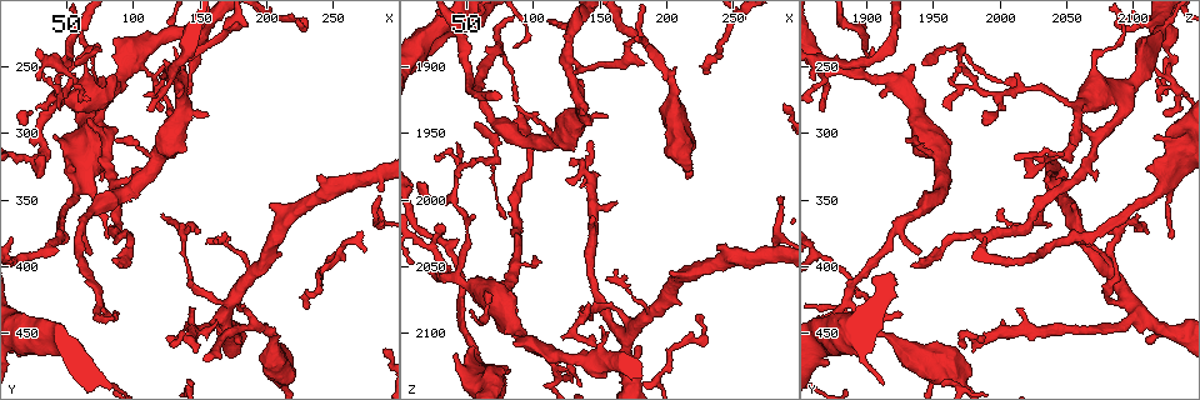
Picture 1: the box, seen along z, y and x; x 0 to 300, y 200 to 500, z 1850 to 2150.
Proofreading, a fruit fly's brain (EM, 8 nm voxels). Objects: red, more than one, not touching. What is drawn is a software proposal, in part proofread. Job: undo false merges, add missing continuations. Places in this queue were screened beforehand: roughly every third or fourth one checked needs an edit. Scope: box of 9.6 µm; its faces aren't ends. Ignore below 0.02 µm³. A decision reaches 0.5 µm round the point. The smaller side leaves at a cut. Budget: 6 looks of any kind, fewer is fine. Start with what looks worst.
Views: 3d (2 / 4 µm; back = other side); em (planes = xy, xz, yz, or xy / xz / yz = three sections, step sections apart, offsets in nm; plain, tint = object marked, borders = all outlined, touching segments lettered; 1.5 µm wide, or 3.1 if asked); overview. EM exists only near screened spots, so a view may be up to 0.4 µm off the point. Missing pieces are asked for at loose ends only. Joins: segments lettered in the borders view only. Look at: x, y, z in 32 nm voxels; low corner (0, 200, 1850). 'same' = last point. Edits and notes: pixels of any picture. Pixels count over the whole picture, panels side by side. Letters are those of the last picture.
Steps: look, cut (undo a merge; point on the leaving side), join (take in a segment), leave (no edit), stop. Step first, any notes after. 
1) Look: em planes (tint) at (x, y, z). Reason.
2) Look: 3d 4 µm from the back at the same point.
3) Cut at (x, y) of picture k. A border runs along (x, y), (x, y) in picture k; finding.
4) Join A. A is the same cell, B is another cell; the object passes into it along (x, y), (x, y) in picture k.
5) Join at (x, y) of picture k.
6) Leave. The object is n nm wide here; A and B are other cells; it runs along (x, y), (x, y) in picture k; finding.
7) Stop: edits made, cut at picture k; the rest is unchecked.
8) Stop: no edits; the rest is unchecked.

Look: 3d 4 µm at (92, 400, 1934). Thin end.

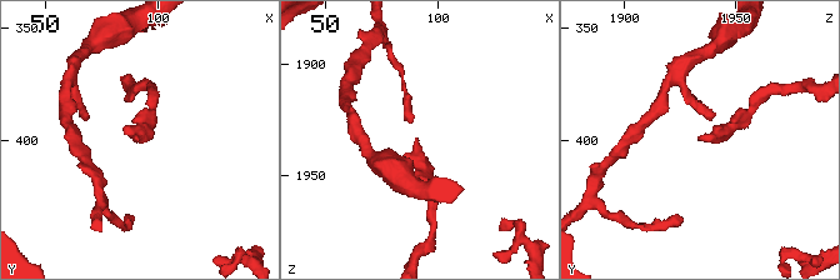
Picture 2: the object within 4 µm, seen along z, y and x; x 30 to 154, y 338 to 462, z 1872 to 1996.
Look: em yz step 4 (borders) at (91, 400, 1934). Shape alone is not enough.

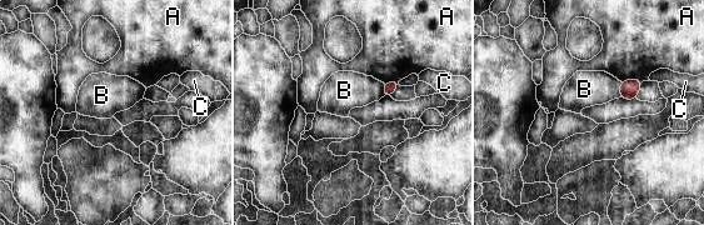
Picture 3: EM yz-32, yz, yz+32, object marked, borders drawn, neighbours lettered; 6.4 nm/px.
Look: em planes (borders) at the same point.

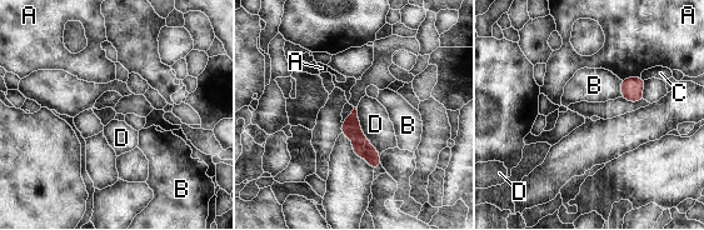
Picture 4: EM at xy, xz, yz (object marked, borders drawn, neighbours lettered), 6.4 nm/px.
Leave. The object is 120 nm wide here; A, B, C and D are other cells; it runs along (354, 114), (354, 133), (374, 165) in picture 4; none of them fits.

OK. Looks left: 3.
Look: 3d 2 µm at (146, 376, 2112). Long arm stops here.

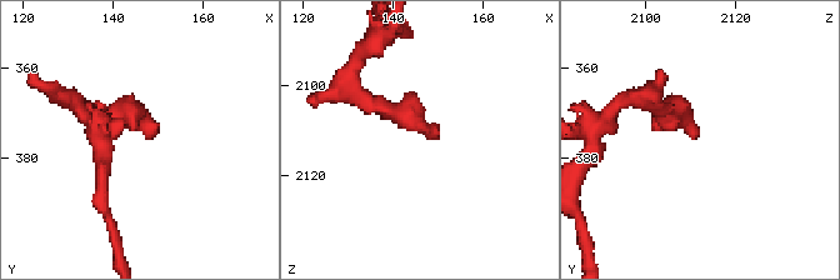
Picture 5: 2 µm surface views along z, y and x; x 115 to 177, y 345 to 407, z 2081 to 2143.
Look: em xz step 8 (borders) at (148, 376, 2111). Shape alone is not enough.

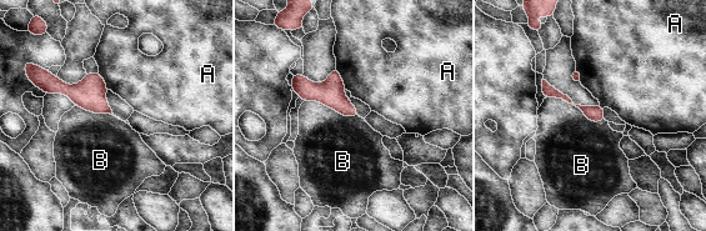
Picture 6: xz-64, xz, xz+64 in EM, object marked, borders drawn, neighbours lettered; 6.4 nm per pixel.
Look: em planes (borders) at the same point.

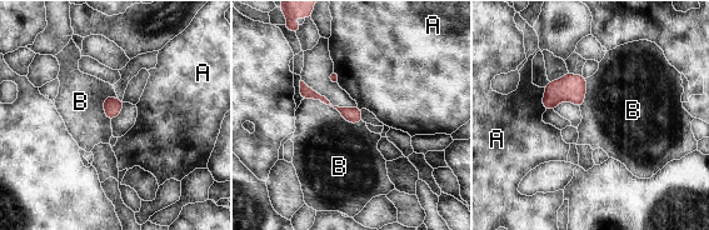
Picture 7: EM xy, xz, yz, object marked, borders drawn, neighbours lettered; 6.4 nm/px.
Leave. The longest contact is with B, 420 nm; A and B are other cells; no lettered segment goes on from it.

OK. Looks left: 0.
Stop: no edits; the rest is unchecked.

